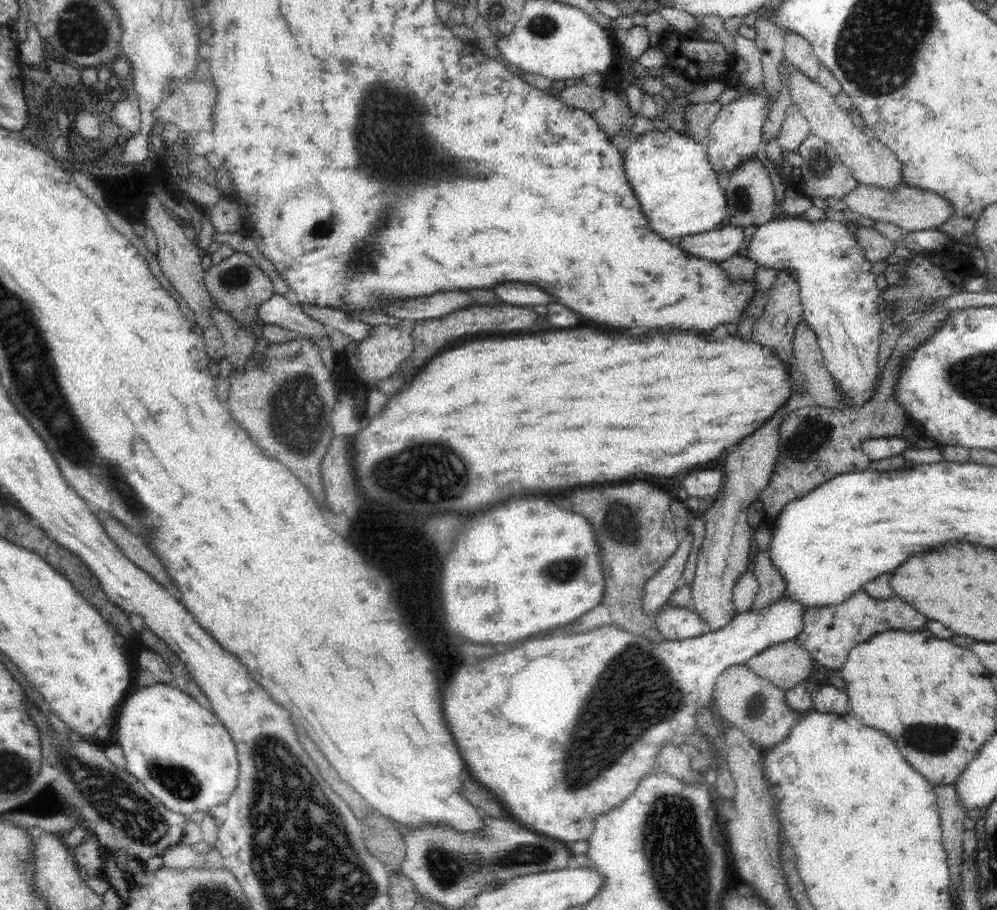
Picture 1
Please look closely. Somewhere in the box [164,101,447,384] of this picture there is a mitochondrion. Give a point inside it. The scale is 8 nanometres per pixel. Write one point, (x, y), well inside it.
(361, 259)

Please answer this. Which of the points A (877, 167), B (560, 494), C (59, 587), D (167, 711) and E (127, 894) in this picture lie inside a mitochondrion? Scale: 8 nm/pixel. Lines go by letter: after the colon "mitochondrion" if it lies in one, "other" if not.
A: other
B: other
C: mitochondrion
D: other
E: other

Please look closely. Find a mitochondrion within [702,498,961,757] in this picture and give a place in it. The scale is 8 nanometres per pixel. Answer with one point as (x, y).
(755, 707)

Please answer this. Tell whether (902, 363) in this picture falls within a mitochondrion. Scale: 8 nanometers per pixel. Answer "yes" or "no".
no

